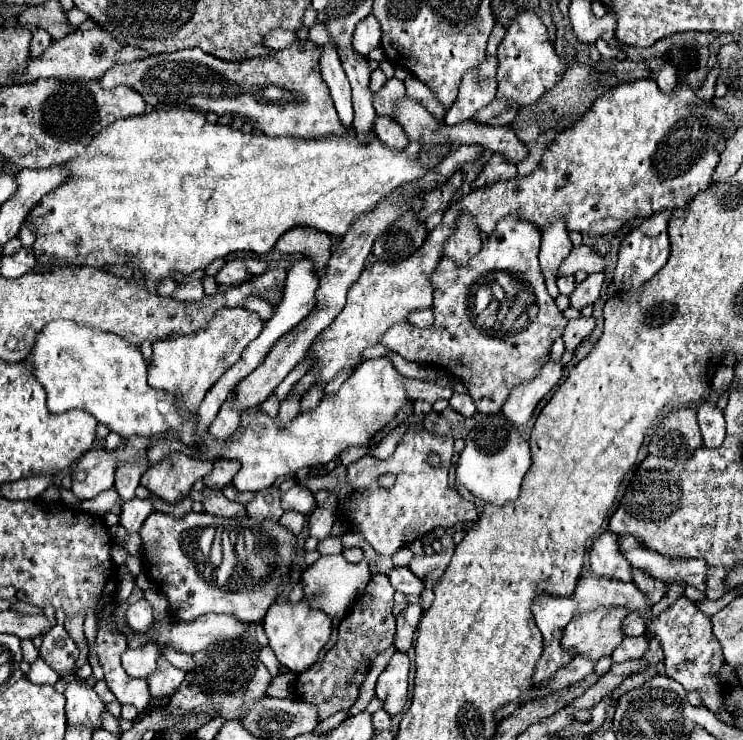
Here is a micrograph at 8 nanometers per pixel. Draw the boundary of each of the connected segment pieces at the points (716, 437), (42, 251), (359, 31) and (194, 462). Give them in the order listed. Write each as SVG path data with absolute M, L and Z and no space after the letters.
M703 403L697 409L697 419L705 447L719 447L725 439L725 417L715 403Z
M155 109L150 113L143 113L139 117L119 119L115 123L111 123L109 127L101 129L101 133L97 137L93 137L91 143L79 155L75 155L71 161L65 163L69 177L65 179L63 185L59 185L51 193L47 193L31 209L31 213L25 219L25 225L31 223L35 235L37 235L35 245L33 245L33 253L35 253L39 263L65 261L65 263L77 263L77 265L91 265L91 267L99 267L99 269L133 267L133 269L149 273L149 277L155 283L159 283L159 281L171 279L171 275L175 275L175 273L189 275L197 269L205 269L211 261L225 257L233 251L267 253L275 245L275 241L279 239L279 235L283 235L283 231L289 231L295 225L307 225L307 227L321 229L329 235L343 237L347 233L347 229L351 227L351 223L361 213L375 209L377 203L381 199L389 199L395 189L401 189L403 185L423 177L431 167L435 167L453 149L455 149L455 145L441 147L435 151L421 151L421 155L417 159L409 159L407 153L397 153L397 151L383 147L375 135L369 139L369 143L361 143L353 129L349 129L345 137L331 135L331 137L305 141L305 139L297 139L297 137L267 137L263 133L261 135L253 135L253 133L247 135L247 133L241 133L239 129L231 129L229 125L223 127L217 123L209 123L205 119L205 115L201 111L195 111L195 109Z
M367 15L353 33L353 49L361 55L371 53L381 43L381 27L373 15Z
M171 453L143 473L141 485L167 503L179 503L189 495L193 483L209 475L211 469L211 461L193 459L185 453Z

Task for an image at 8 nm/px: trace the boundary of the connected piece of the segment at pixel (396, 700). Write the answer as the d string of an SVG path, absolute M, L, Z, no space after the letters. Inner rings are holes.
M395 651L377 679L377 697L383 701L383 709L387 709L391 715L401 713L407 703L407 675L409 657L407 653Z

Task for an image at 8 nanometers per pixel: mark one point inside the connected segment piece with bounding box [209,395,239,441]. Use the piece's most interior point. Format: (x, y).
(226, 422)

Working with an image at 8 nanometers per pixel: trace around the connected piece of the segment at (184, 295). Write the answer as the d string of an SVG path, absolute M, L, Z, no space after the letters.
M191 281L191 283L181 283L173 297L179 301L201 301L203 299L203 283L201 281Z

